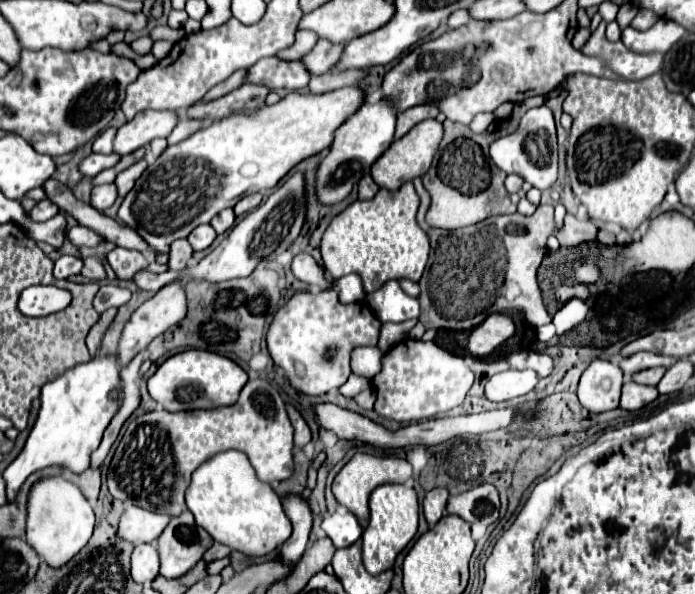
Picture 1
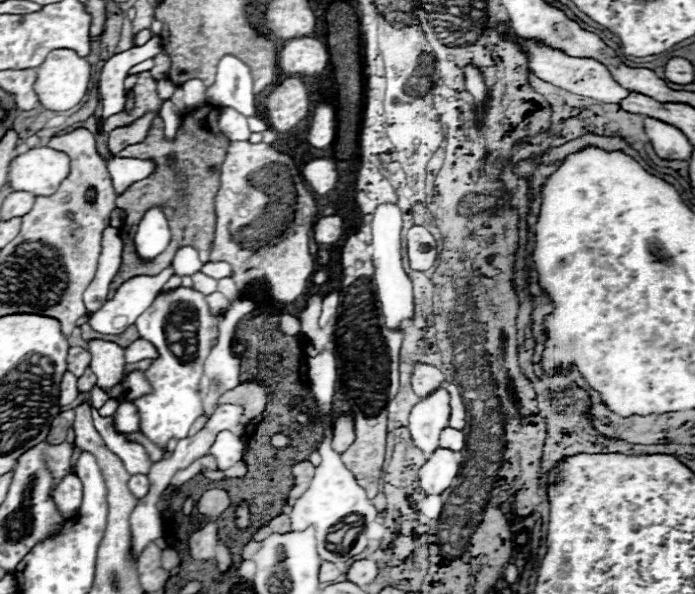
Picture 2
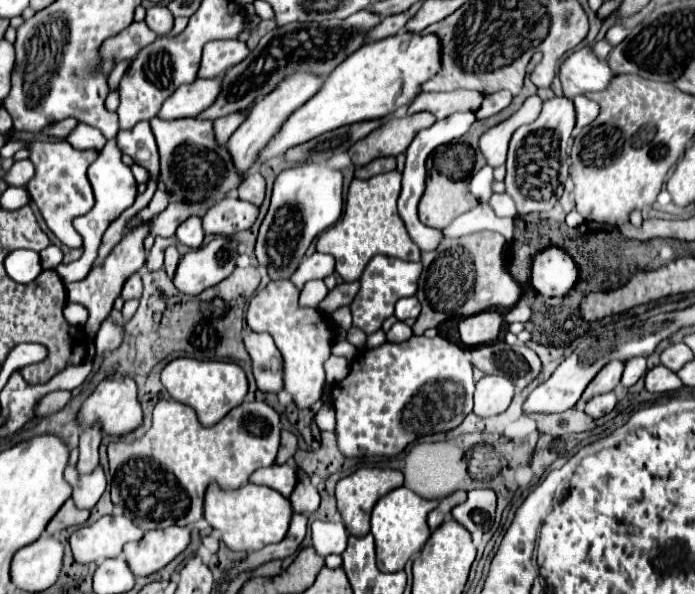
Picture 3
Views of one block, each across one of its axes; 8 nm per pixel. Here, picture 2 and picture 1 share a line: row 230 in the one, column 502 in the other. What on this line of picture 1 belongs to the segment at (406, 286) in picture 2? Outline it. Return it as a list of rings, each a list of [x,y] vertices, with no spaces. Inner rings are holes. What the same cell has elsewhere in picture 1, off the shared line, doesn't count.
[[[506,370],[494,374],[484,390],[484,396],[492,402],[506,402],[534,390],[538,376],[534,370]]]

